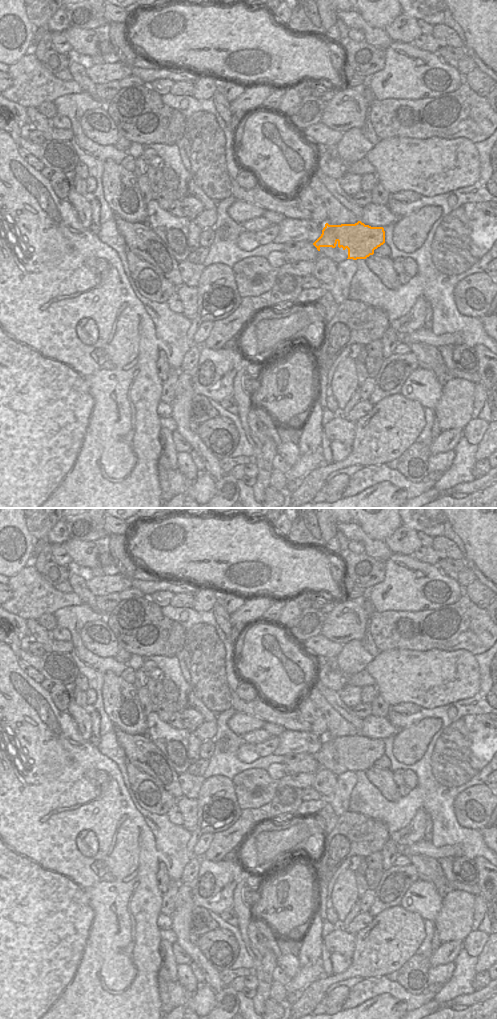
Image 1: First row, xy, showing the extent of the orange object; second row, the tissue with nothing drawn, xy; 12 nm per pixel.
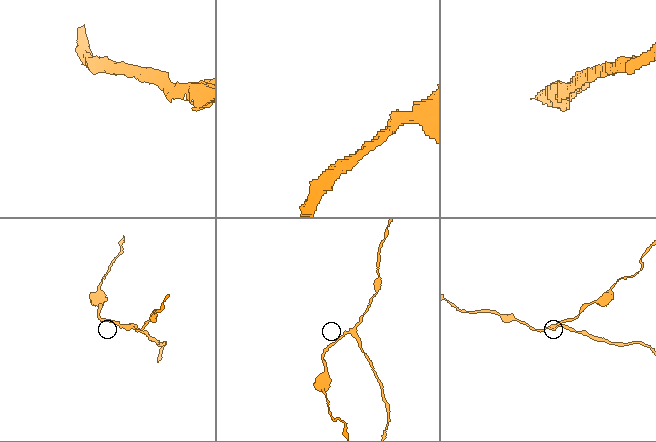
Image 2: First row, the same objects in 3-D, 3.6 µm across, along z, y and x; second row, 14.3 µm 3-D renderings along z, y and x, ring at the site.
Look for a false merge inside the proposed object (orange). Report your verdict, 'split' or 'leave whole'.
split

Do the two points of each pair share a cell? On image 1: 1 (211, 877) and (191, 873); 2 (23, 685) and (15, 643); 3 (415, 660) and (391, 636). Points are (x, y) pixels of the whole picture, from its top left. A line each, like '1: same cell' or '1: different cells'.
1: different cells
2: different cells
3: different cells

